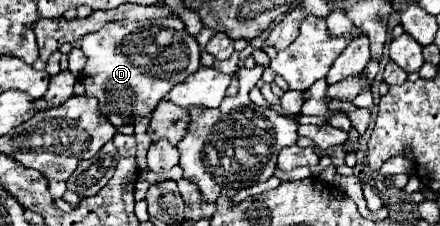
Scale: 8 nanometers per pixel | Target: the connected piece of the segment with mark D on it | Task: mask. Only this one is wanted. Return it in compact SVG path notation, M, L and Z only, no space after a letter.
M178 16L126 24L110 22L102 30L86 34L80 48L88 60L80 76L86 96L98 98L98 110L116 128L150 116L174 84L200 68L200 44L186 32Z

